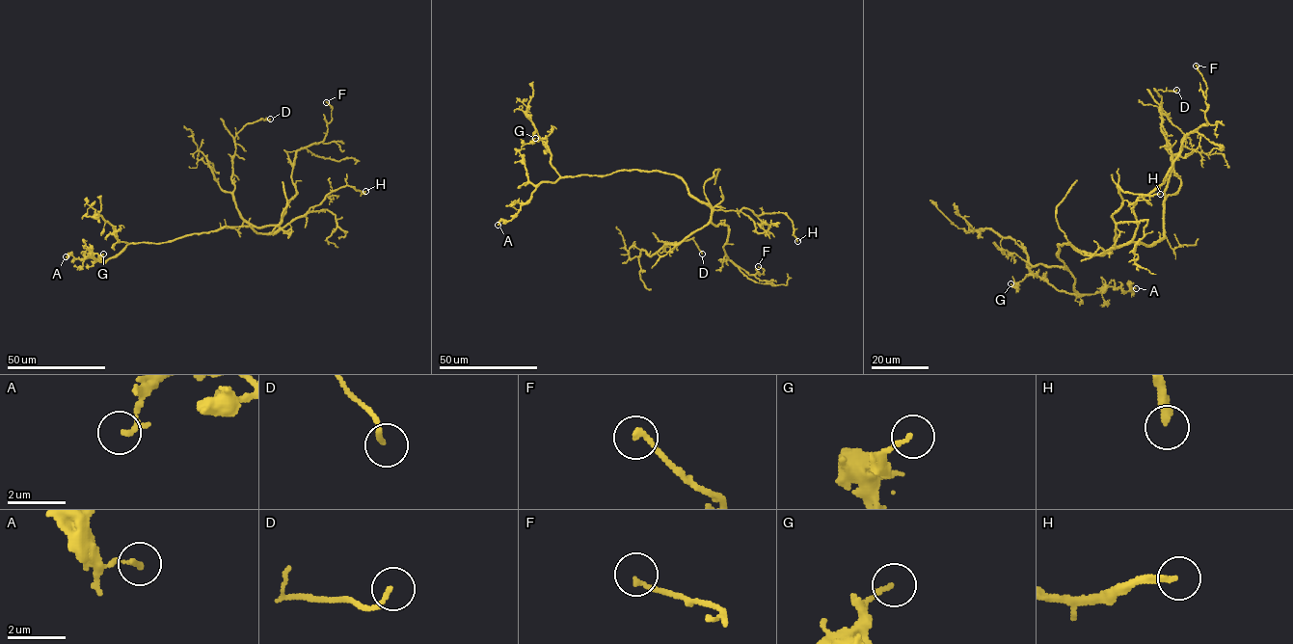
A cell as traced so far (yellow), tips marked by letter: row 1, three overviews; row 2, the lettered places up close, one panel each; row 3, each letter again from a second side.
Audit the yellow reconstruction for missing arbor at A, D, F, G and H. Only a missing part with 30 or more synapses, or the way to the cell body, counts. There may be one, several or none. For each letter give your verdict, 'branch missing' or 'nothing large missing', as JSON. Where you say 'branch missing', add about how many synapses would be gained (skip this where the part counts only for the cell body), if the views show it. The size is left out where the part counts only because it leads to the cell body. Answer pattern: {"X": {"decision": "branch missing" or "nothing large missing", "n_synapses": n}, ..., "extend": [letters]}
{"A": {"decision": "nothing large missing"}, "D": {"decision": "nothing large missing"}, "F": {"decision": "nothing large missing"}, "G": {"decision": "nothing large missing"}, "H": {"decision": "nothing large missing"}, "extend": []}

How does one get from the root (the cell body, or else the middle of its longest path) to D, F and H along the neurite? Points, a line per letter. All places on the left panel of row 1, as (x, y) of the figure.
D: (245, 227), (258, 233), (279, 228), (254, 227), (242, 217), (231, 179), (236, 134), (247, 123), (270, 119)
F: (245, 227), (258, 233), (279, 228), (296, 194), (292, 178), (296, 153), (321, 142), (332, 119), (326, 102)
H: (245, 227), (258, 233), (277, 232), (318, 205), (334, 191), (350, 186), (362, 193), (365, 191)

